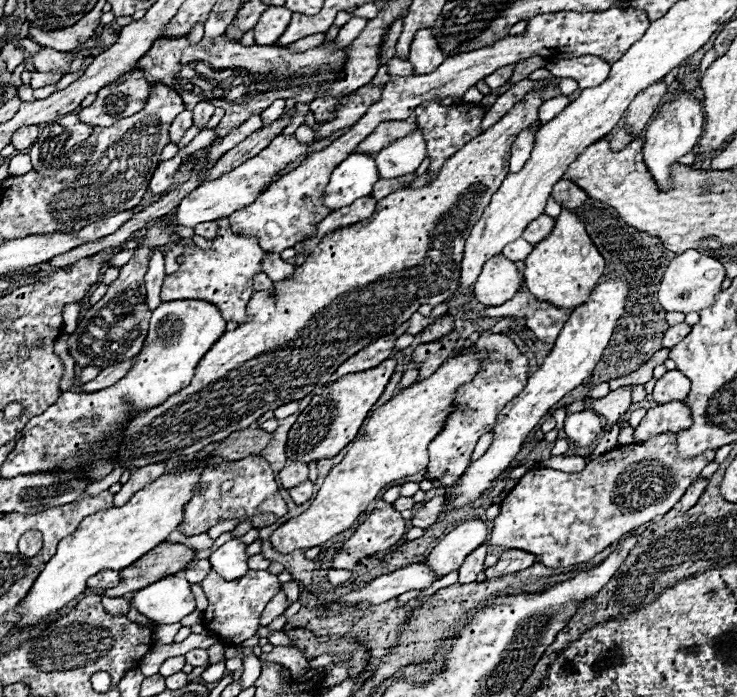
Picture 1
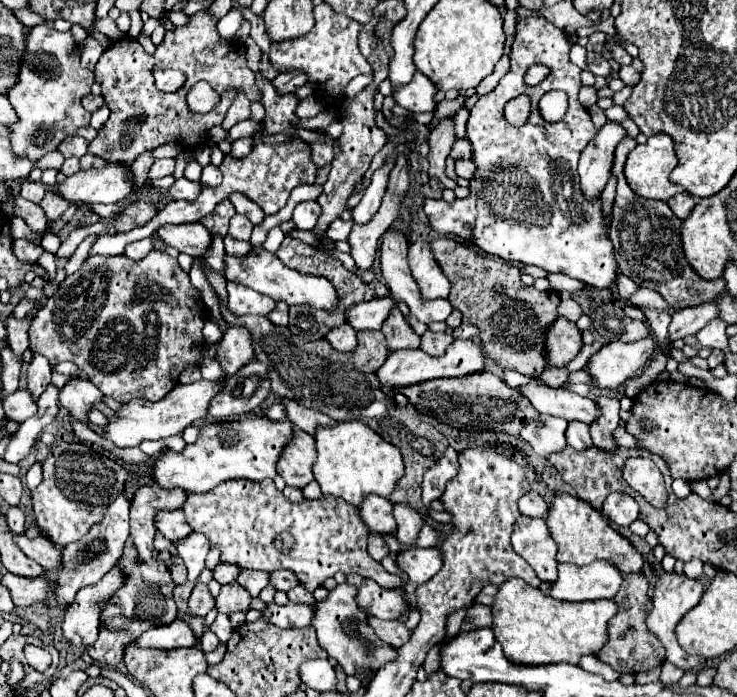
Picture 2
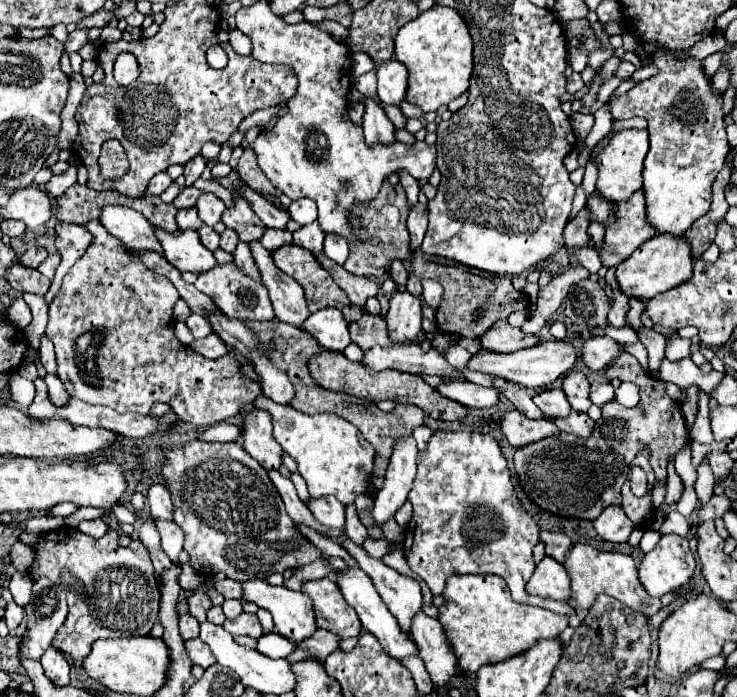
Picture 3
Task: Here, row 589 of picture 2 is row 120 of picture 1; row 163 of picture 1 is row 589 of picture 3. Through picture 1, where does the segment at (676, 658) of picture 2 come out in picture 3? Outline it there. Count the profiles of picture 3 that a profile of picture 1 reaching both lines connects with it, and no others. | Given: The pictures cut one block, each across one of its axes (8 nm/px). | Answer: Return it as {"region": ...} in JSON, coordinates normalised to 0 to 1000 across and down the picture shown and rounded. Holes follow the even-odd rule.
{"region":[[[917,766],[898,769],[866,815],[866,829],[882,855],[901,855],[928,841],[942,824],[942,798],[934,775]]]}

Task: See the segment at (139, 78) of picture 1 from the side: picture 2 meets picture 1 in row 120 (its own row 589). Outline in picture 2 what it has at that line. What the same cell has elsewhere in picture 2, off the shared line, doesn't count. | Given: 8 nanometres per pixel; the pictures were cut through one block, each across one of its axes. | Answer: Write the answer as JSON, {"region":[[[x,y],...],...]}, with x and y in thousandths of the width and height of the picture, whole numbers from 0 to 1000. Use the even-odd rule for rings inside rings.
{"region":[[[152,815],[144,829],[138,829],[128,841],[117,841],[117,846],[106,849],[100,869],[95,869],[87,881],[84,912],[103,930],[117,930],[128,924],[133,915],[133,895],[136,895],[136,875],[138,864],[155,852],[155,846],[166,841],[166,824],[160,815]]]}

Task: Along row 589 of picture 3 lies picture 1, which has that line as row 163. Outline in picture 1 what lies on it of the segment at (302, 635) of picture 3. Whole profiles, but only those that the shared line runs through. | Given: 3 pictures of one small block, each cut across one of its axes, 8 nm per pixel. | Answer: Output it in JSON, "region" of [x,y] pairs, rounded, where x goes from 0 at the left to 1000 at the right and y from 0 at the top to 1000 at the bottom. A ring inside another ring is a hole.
{"region":[[[377,195],[366,204],[366,209],[361,209],[353,221],[347,221],[345,227],[334,230],[331,235],[326,235],[323,241],[318,241],[315,247],[307,247],[307,253],[288,258],[288,261],[277,261],[274,267],[269,267],[266,273],[261,273],[255,281],[250,281],[242,293],[242,298],[236,298],[233,310],[233,321],[239,324],[255,324],[263,327],[271,319],[285,319],[285,316],[296,316],[301,310],[312,310],[312,304],[320,304],[323,298],[331,298],[334,293],[339,293],[339,287],[345,287],[347,281],[355,278],[355,273],[364,270],[364,264],[369,264],[369,253],[377,250],[380,244],[388,241],[388,235],[399,232],[407,221],[412,221],[418,215],[421,207],[407,207],[399,195]]]}

